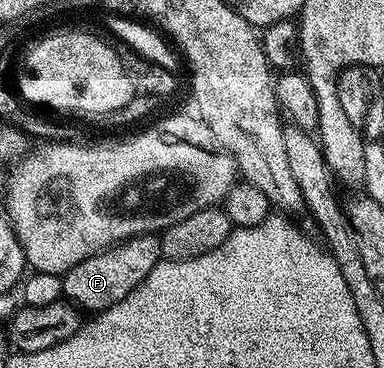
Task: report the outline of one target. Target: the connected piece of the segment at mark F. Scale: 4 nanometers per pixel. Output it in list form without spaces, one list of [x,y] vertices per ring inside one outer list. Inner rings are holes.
[[[140,234],[109,247],[102,254],[96,254],[94,258],[75,264],[75,268],[71,268],[61,278],[61,293],[82,311],[110,310],[112,306],[119,304],[119,300],[123,300],[123,296],[139,288],[139,284],[147,280],[151,268],[155,268],[155,264],[160,261],[162,261],[160,237],[157,234]]]

